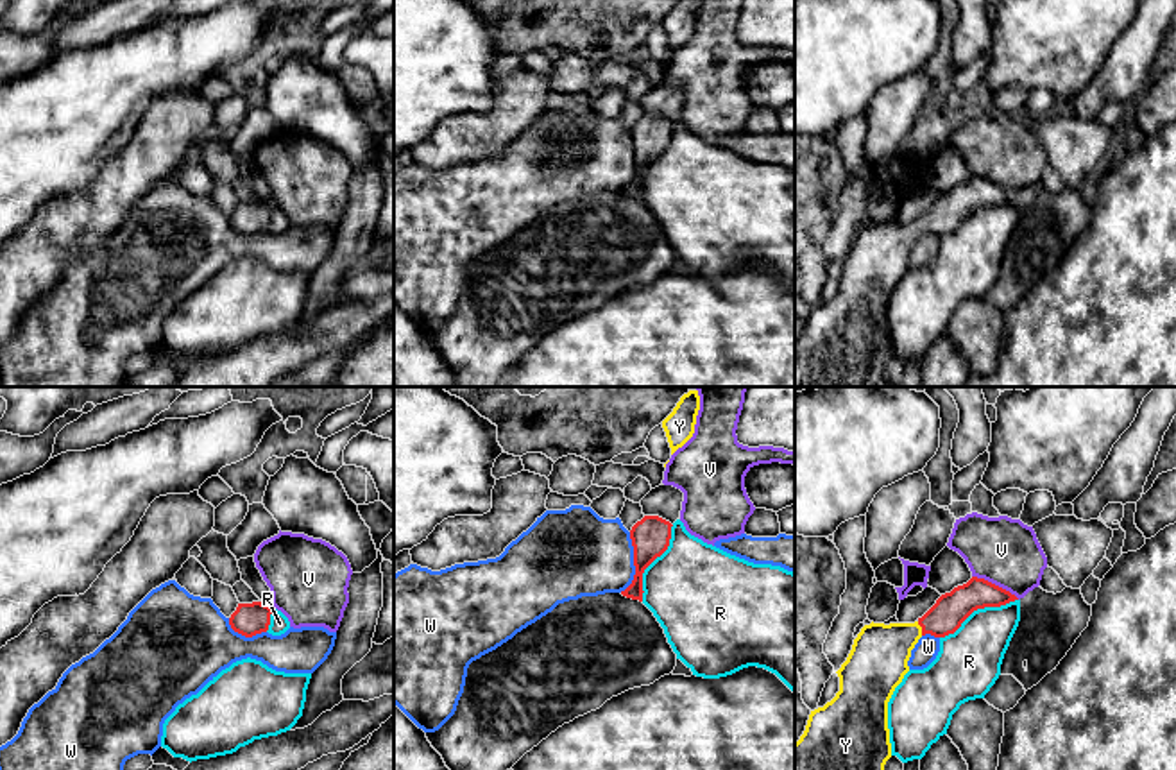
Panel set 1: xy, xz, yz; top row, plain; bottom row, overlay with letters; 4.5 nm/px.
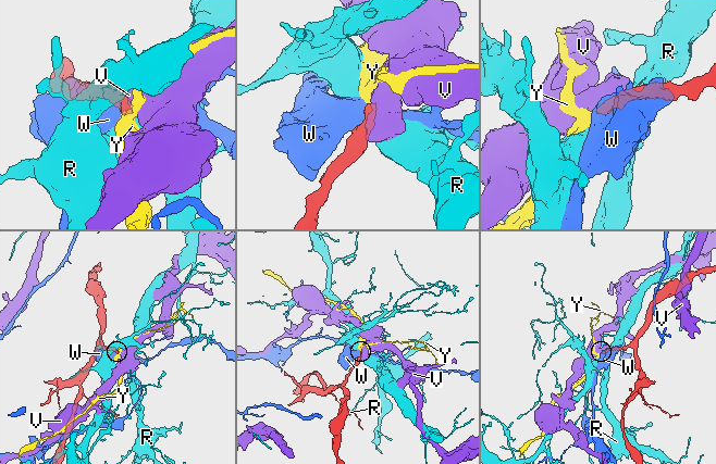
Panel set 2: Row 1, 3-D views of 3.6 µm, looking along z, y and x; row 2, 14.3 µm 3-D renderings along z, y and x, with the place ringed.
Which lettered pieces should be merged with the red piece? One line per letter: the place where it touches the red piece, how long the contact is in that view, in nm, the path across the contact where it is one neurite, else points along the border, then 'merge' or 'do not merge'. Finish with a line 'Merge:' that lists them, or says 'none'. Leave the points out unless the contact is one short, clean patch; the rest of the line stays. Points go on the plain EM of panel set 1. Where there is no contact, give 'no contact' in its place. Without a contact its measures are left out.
R: yz (978, 206) | 400 nm | do not merge
V: yz (994, 183) | 240 nm | along yz (972, 174), (983, 176), (1019, 197) | do not merge
W: xz (634, 162) | 280 nm | do not merge
Y: yz (922, 228) | 70 nm | across yz (951, 208), (922, 228), (903, 235), (877, 260) | merge
Merge: Y

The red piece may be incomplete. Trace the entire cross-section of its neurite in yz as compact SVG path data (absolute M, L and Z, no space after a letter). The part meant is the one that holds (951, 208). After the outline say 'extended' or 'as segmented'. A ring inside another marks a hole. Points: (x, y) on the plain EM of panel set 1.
M972 175L967 183L942 193L915 222L870 222L854 238L841 267L839 290L823 306L811 310L800 338L795 342L795 387L877 387L884 364L891 356L888 301L909 270L908 260L925 233L945 236L977 208L1001 206L1018 199L1010 190Z | extended

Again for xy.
M261 201L238 202L236 210L229 217L229 224L234 231L252 236L268 229L270 213L272 208Z | as segmented

